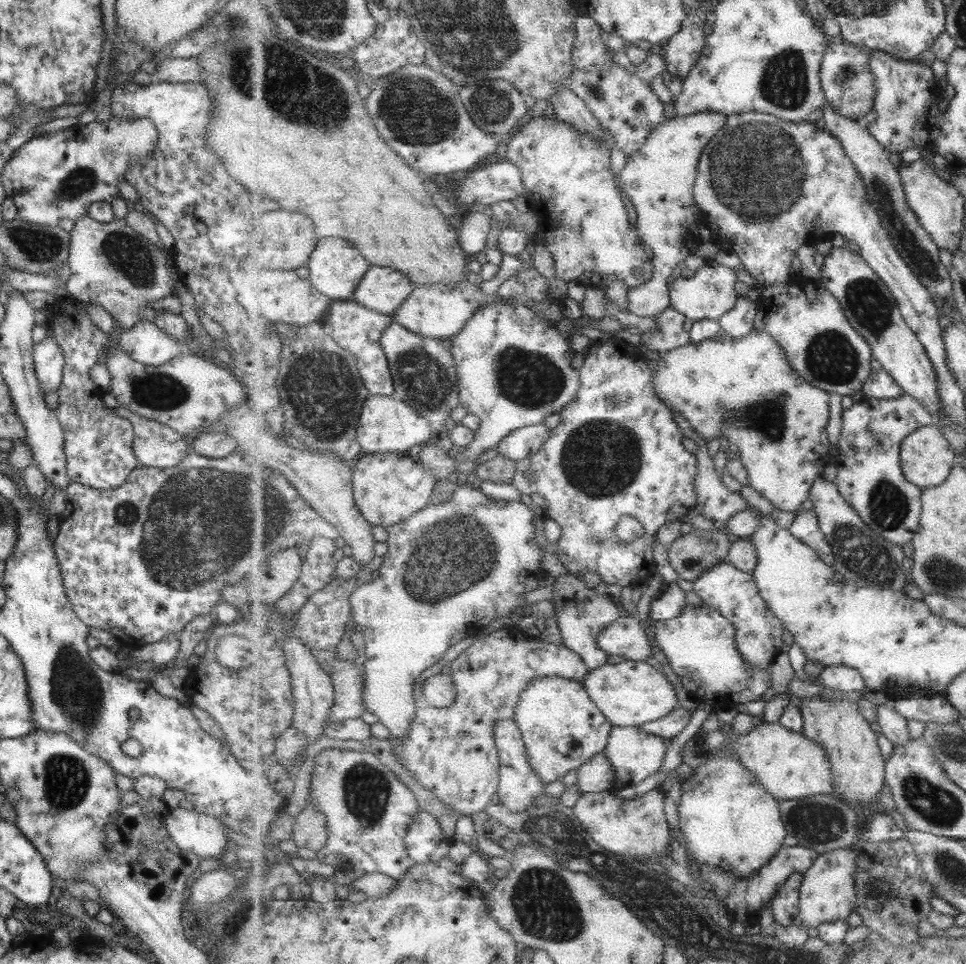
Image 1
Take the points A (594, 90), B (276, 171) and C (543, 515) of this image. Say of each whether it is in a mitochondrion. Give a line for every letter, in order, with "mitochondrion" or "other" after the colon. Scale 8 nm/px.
A: mitochondrion
B: other
C: other

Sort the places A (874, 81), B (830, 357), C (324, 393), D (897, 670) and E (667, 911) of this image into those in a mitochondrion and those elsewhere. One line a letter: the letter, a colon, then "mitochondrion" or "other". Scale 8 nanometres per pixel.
A: other
B: mitochondrion
C: mitochondrion
D: other
E: mitochondrion

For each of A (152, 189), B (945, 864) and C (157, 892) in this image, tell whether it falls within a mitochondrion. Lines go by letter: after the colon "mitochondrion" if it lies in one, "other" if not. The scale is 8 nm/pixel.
A: other
B: mitochondrion
C: other

